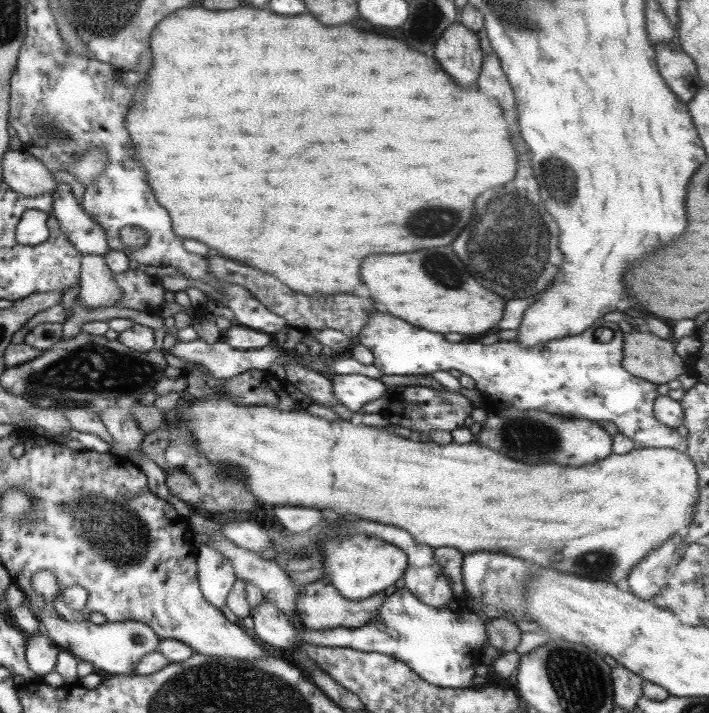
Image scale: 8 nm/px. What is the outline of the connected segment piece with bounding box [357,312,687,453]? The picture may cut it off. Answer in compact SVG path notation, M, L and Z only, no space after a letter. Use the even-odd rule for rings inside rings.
M373 312L367 318L367 324L359 330L358 343L365 346L373 355L372 365L387 376L411 376L411 374L429 375L437 370L457 370L461 375L469 376L475 382L475 389L479 390L484 399L501 402L505 408L517 408L517 410L541 410L551 412L567 418L581 418L591 422L611 422L619 434L633 441L635 449L639 448L673 448L676 451L685 452L687 448L686 437L680 436L676 430L663 426L653 416L654 400L658 397L657 385L647 382L637 376L628 373L622 367L623 333L616 322L603 321L601 317L578 335L563 336L555 340L547 340L545 344L535 344L529 348L523 348L516 339L499 340L495 344L483 346L475 342L447 342L439 334L431 334L419 328L409 326L407 322L399 318L389 318L389 314ZM596 328L609 328L613 332L612 338L602 343L595 338L593 332Z

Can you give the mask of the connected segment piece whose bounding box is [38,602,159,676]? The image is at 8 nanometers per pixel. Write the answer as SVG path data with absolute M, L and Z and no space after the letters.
M45 602L45 605L41 607L38 618L43 635L49 636L59 650L71 653L79 661L90 662L94 672L101 670L101 672L107 672L111 675L133 675L133 666L145 654L155 651L157 644L159 644L159 638L145 624L131 620L124 622L105 621L99 626L95 626L89 621L66 622L62 620L62 616L55 613L55 609L49 602Z

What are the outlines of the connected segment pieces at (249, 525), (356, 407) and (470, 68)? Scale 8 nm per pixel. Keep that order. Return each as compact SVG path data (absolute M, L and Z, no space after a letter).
M229 522L221 528L223 536L235 547L257 553L270 547L268 532L253 522Z
M329 374L331 393L345 408L358 412L363 404L390 393L388 387L379 379L361 375Z
M459 21L443 30L436 41L433 56L459 86L471 86L477 82L483 53L476 33L465 28Z

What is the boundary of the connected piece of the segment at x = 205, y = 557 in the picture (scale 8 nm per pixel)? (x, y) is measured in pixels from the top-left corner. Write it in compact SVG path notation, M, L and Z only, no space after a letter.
M199 539L196 552L197 580L203 598L215 608L226 604L227 594L235 583L236 576L231 563L215 548Z

